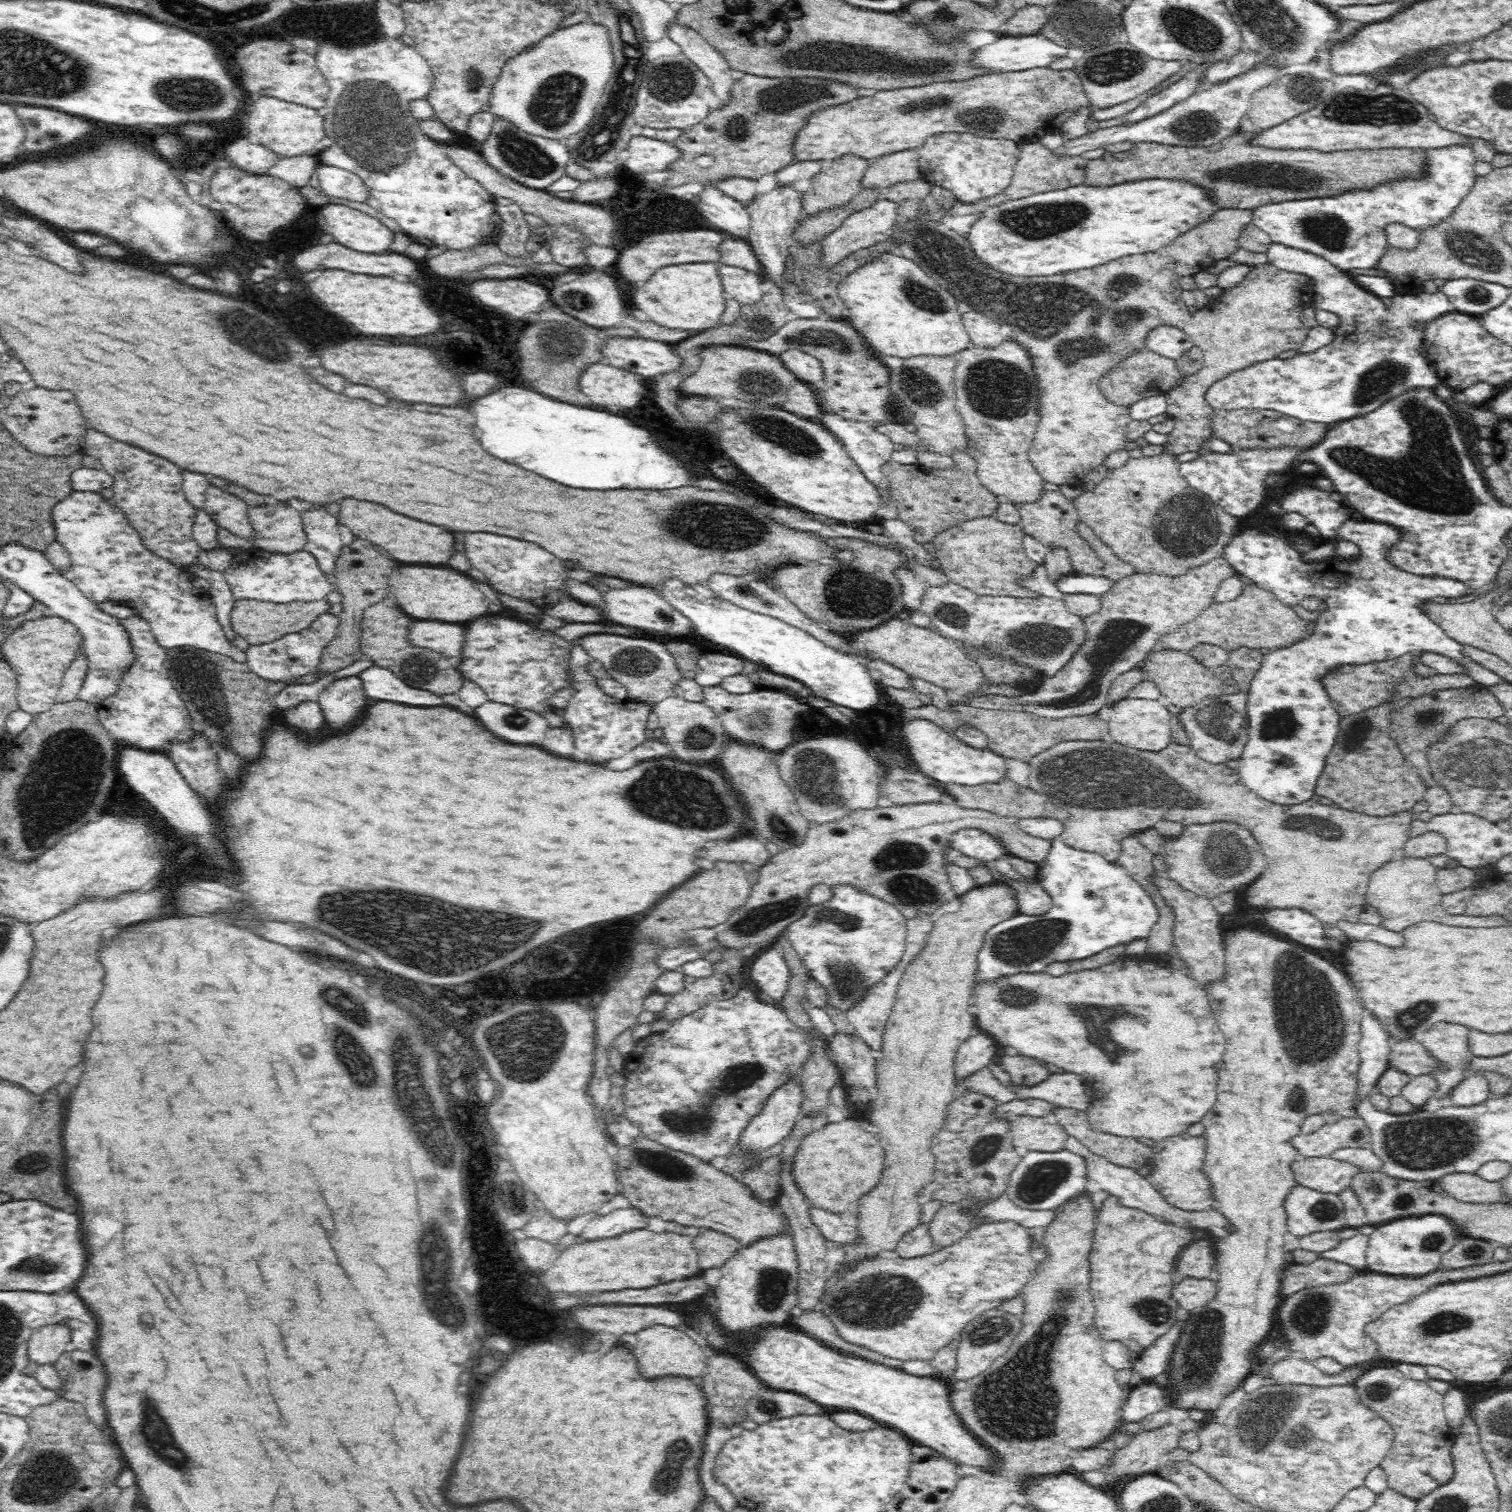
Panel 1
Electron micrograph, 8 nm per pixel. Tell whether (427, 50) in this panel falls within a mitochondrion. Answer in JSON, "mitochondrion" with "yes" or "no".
{"mitochondrion":"no"}

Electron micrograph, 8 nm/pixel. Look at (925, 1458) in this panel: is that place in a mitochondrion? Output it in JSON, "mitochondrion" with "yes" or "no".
{"mitochondrion":"no"}

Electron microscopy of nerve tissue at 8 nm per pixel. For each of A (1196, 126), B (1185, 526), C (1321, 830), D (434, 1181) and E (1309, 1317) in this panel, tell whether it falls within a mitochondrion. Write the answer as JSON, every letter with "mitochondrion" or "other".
{"A":"mitochondrion","B":"mitochondrion","C":"mitochondrion","D":"mitochondrion","E":"mitochondrion"}

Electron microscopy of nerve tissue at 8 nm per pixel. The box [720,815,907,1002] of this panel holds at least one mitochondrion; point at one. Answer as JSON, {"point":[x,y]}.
{"point":[754,921]}

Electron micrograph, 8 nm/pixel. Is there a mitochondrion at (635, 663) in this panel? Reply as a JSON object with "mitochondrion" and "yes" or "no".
{"mitochondrion":"yes"}

